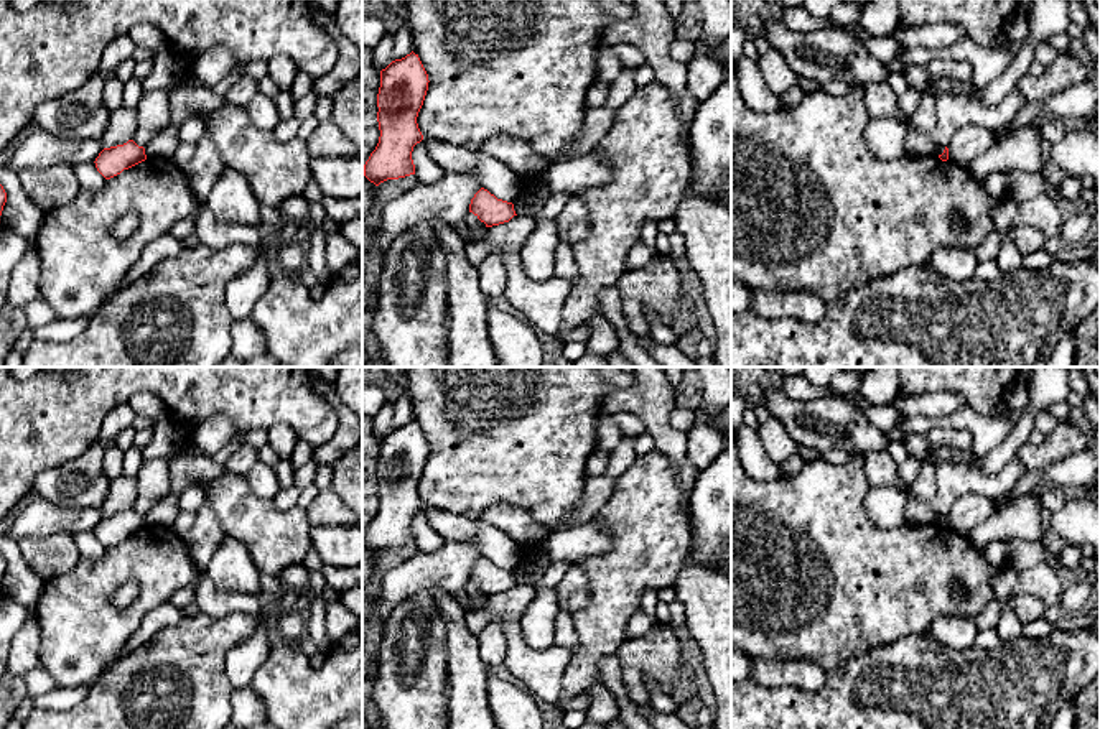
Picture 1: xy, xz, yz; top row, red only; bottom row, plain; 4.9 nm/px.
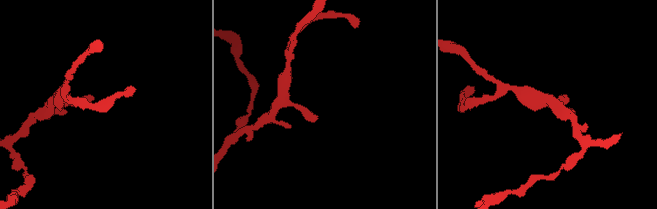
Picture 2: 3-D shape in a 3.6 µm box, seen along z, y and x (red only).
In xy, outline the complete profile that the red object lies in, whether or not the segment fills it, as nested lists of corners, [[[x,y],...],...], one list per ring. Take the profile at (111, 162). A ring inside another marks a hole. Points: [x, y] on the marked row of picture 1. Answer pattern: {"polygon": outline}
{"polygon": [[[128,140],[124,145],[104,148],[94,163],[97,171],[105,179],[110,179],[120,174],[124,169],[128,169],[145,160],[145,148],[138,146],[133,140]]]}

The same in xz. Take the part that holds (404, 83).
{"polygon": [[[413,51],[380,71],[377,94],[380,137],[364,165],[364,176],[375,186],[415,174],[412,151],[423,140],[417,117],[428,82],[428,74]]]}

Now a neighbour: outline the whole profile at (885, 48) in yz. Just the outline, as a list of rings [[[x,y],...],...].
[[[856,23],[843,26],[841,30],[848,31],[871,53],[871,56],[886,64],[897,59],[897,54],[904,48],[891,36],[871,36],[865,33]]]

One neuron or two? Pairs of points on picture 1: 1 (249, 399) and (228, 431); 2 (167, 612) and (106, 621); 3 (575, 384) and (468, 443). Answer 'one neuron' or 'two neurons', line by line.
1: two neurons
2: two neurons
3: one neuron

